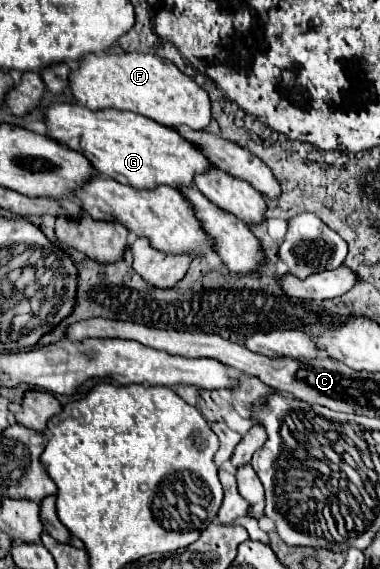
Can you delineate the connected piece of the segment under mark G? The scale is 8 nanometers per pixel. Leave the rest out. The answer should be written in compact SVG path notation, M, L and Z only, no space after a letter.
M57 103L47 109L45 125L49 137L87 155L97 173L135 189L155 189L161 185L187 189L193 187L193 177L197 173L213 169L209 157L201 153L197 145L185 141L175 129L137 113L117 109L91 111L73 103Z

